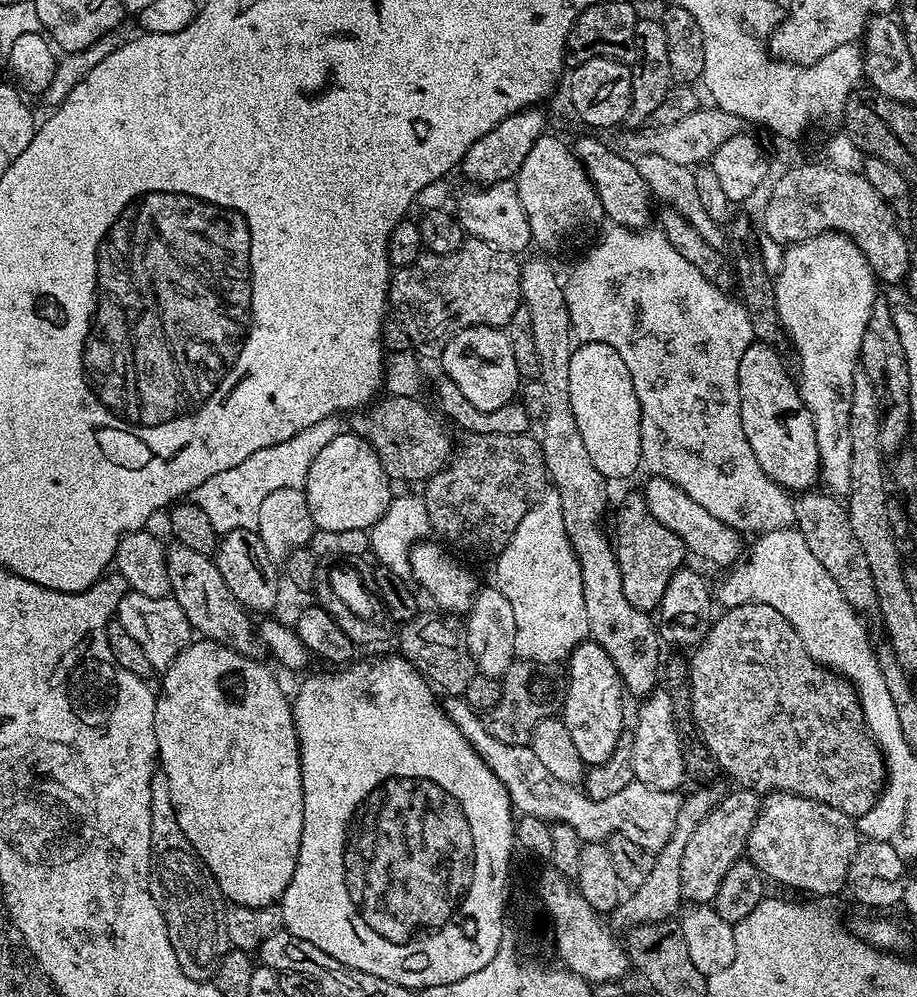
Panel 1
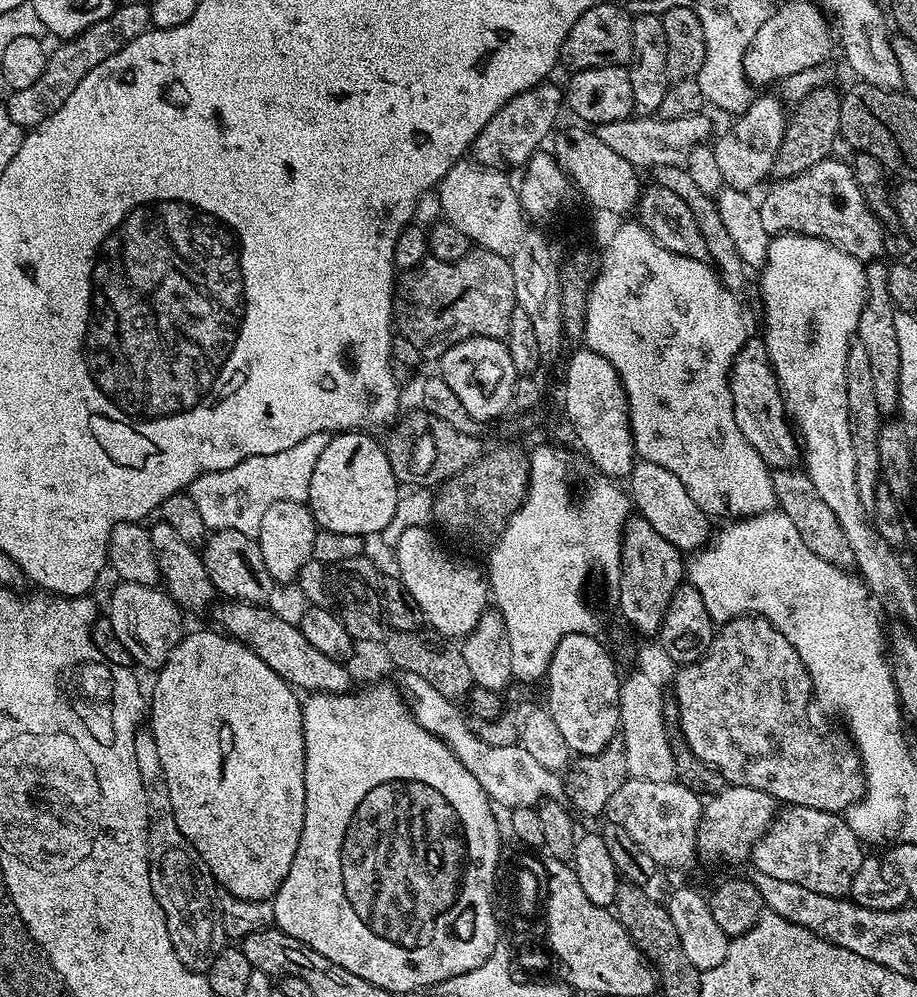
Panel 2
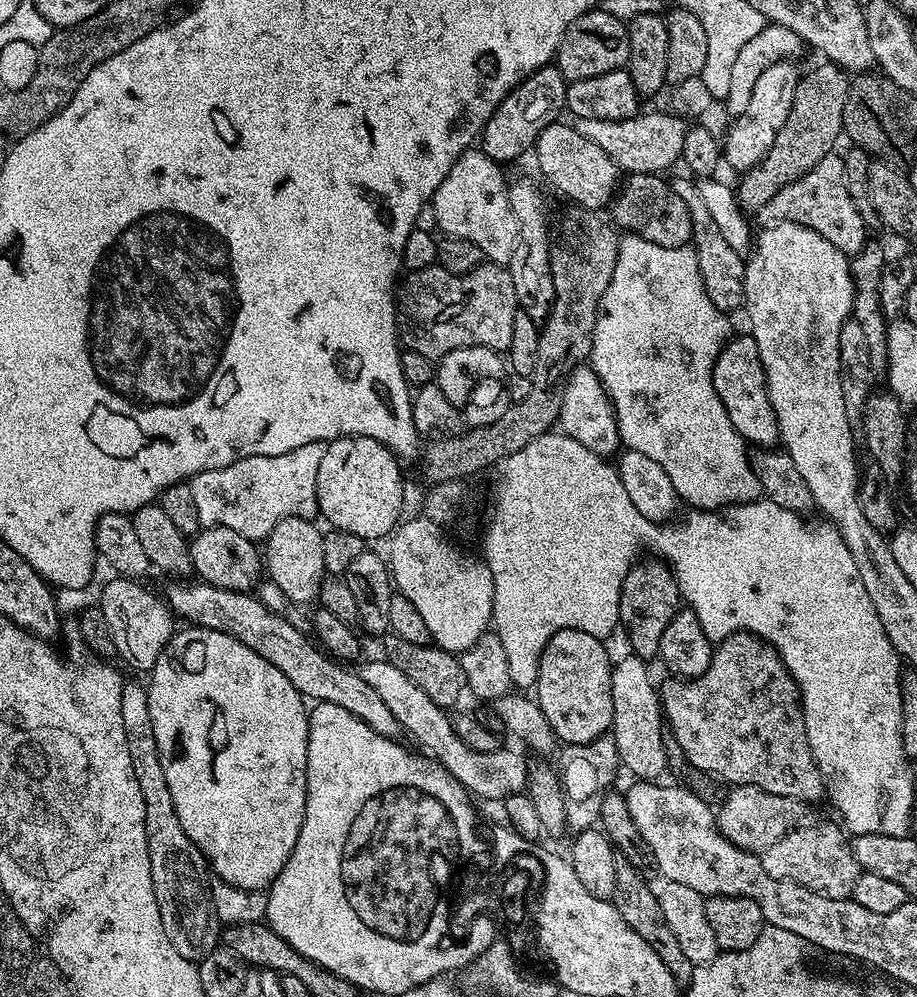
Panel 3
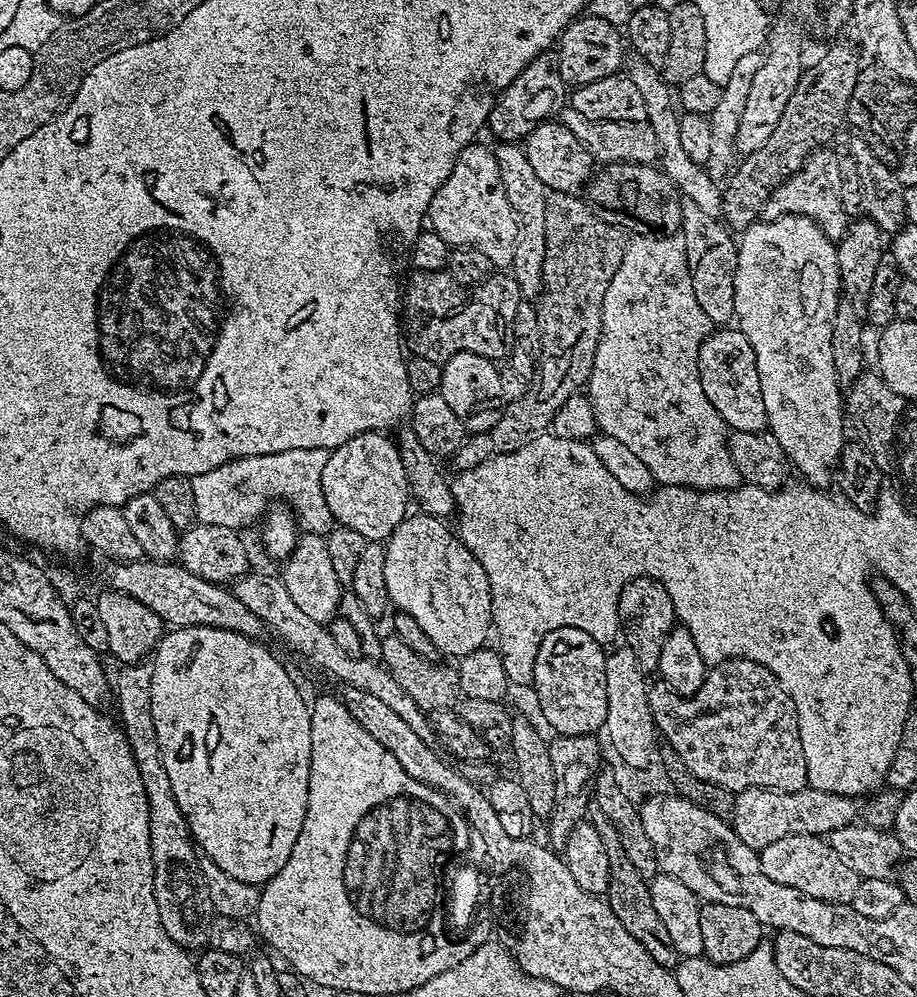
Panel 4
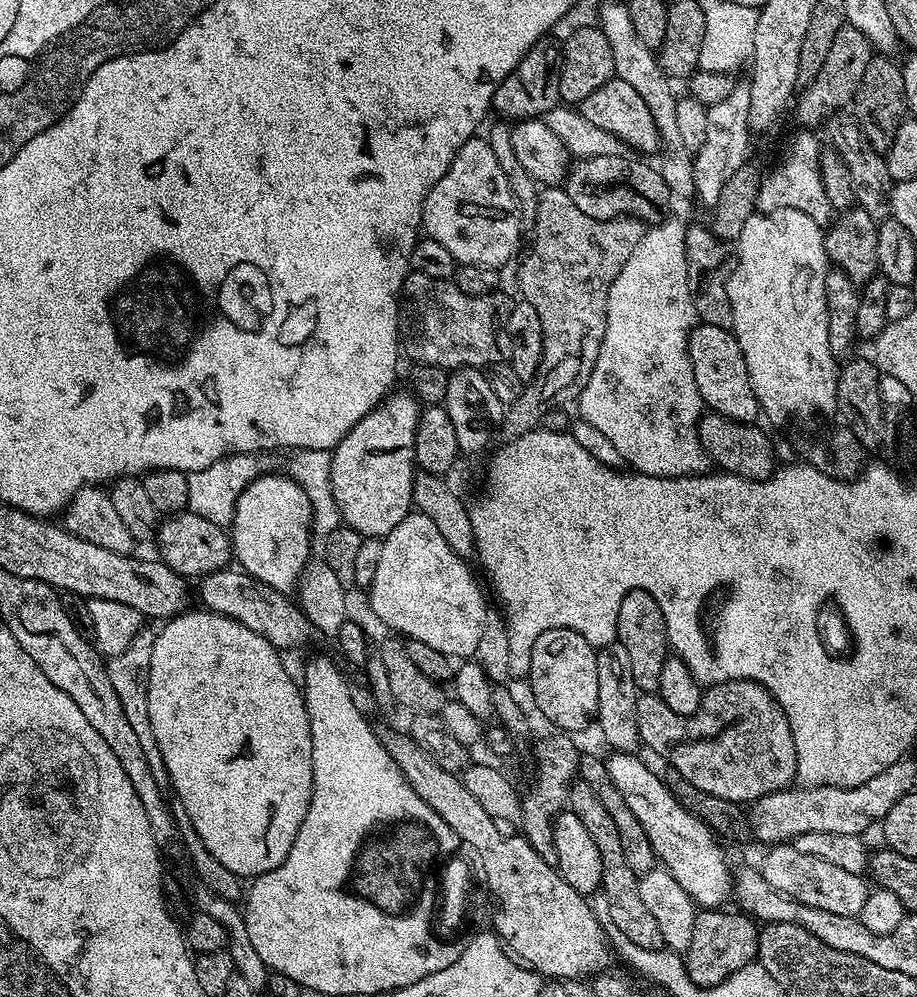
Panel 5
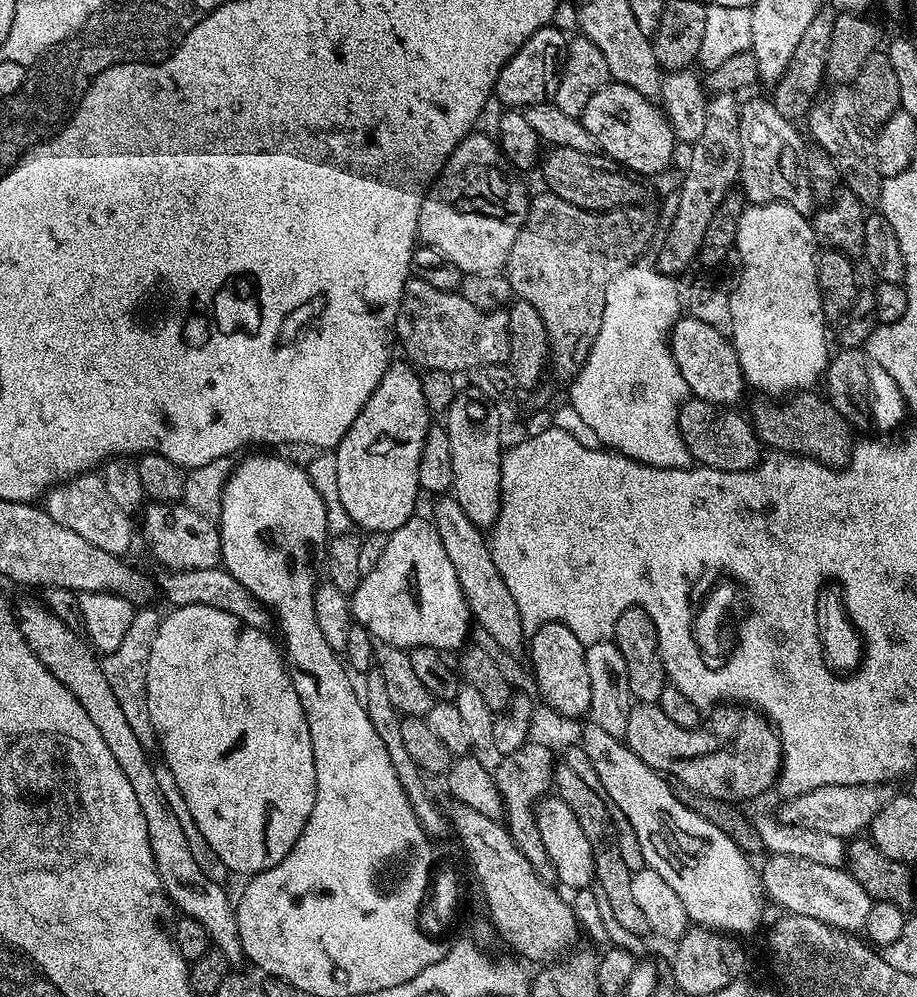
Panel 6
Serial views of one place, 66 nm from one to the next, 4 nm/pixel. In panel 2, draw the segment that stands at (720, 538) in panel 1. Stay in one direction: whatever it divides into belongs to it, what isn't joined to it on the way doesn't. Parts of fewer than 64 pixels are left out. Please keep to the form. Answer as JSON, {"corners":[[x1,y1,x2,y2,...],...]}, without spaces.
{"corners":[[637,459,632,472,626,477,626,488,635,511,642,518,646,518,646,522,650,522,650,526,654,526,654,530,658,530,658,534,666,538,666,542,679,548,681,553,693,553,709,543,709,516,700,509,698,502,694,502,694,498,690,498,690,494,686,494,686,486,682,486,682,481,676,475,670,474,666,466]]}

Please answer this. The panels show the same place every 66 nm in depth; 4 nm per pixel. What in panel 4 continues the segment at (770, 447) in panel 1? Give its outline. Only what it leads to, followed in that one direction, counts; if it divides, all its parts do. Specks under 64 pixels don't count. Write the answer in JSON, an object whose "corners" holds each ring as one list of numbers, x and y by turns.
{"corners":[[720,326,708,333,708,337,700,344,698,374,702,378,702,390,706,390,706,398,710,398,710,406,718,410,732,432,763,432,767,429,768,415,766,406,762,403,762,386,758,382,758,362,754,362,754,346,750,346,750,338,746,338,739,327]]}

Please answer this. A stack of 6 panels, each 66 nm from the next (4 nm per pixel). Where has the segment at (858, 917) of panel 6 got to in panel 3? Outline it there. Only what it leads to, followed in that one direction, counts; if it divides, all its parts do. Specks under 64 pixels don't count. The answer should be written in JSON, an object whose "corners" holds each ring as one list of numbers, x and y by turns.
{"corners":[[813,822,786,833,777,844,763,849,760,861,766,874,798,882,810,890,821,892,826,898,849,899,862,869,854,858,845,829,839,823,836,824]]}

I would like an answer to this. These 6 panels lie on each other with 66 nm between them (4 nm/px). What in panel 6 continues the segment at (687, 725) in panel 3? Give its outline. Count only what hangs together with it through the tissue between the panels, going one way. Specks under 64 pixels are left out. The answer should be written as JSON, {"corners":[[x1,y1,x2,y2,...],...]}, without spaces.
{"corners":[[636,702,630,710,630,722,626,724,626,734,622,739,631,752,646,762,646,766,672,780,686,782,690,790,698,790,698,794,706,794,715,800,752,800,762,795,771,784,773,787,780,779,782,753,780,738,774,731,772,721,751,706,720,706,709,716,712,717,709,720,707,717,699,728,683,728,670,722,670,718,662,714,659,704]]}

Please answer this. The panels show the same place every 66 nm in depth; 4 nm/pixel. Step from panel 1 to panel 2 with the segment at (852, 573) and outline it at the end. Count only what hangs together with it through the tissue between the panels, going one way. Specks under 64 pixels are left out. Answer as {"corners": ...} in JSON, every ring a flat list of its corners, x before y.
{"corners":[[796,466,778,468,772,472,772,481,779,511,785,512,790,522,794,522,804,545,826,562,845,570,851,569,854,561,850,542,846,540,838,518,834,518,834,510,830,510,830,506,826,506,818,490,814,490,814,482,810,482,808,473]]}

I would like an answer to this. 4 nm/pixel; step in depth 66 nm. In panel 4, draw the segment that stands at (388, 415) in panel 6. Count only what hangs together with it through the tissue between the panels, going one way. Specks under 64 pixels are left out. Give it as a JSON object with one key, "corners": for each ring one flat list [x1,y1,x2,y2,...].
{"corners":[[363,432,350,442,331,449,328,461,322,469,322,494,326,494,326,506,330,506,333,521,339,527,358,530,365,542,387,541,395,527,410,512,410,493,406,470,402,466,400,449,395,439,383,432]]}

